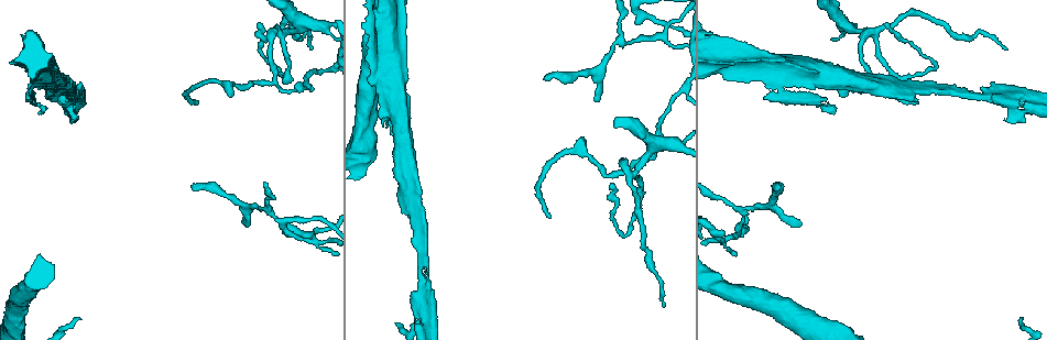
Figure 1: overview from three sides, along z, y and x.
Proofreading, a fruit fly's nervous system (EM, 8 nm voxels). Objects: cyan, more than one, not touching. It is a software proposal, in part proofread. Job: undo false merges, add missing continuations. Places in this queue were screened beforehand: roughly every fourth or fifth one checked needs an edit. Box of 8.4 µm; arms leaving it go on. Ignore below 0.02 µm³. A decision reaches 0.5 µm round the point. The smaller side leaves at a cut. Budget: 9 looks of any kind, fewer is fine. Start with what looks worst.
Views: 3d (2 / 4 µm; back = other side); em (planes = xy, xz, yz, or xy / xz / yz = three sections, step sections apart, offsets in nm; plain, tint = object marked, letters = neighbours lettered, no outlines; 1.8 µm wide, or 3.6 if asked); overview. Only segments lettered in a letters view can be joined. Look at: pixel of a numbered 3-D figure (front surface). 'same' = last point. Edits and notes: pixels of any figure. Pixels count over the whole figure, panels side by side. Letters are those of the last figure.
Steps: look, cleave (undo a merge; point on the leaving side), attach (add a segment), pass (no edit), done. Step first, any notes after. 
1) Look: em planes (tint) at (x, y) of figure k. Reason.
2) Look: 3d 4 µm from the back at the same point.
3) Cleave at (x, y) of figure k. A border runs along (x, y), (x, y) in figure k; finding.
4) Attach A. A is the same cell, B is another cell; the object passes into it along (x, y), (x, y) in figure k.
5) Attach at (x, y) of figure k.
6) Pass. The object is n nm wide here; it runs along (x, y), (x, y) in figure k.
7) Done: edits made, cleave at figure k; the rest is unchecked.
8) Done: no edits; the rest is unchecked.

Look: 3d 2 µm at (285, 31) of figure 1. Looks like a crossing.

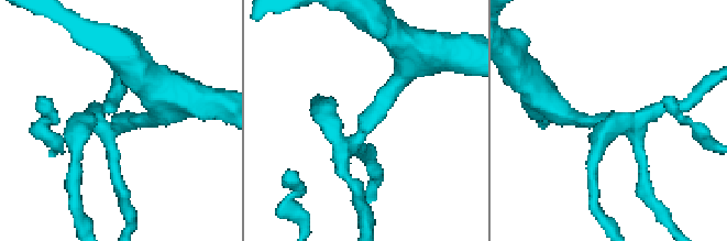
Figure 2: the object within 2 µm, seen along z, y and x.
Look: em planes (letters) at (619, 121) of figure 2. 4 arms meet here; need the tissue.

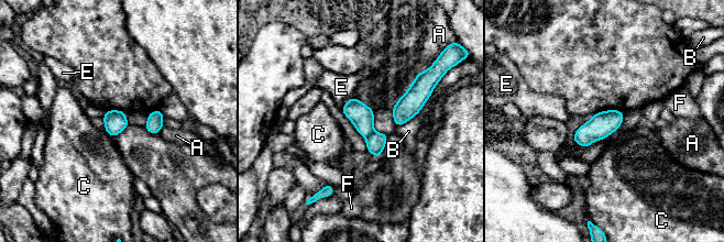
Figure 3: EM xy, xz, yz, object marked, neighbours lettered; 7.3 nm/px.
Cleave at (361, 116) of figure 3. A, B, C, E and F are other cells; a border runs along (373, 131), (365, 138) in figure 3; a second cell is stuck on.

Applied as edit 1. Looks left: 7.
Look: 3d 4 µm at (1004, 94) of figure 1. Arms part here.

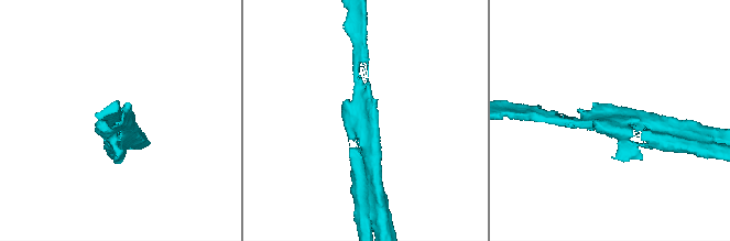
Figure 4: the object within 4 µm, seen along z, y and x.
Look: em planes (letters) at (607, 121) of figure 4. Now the EM.

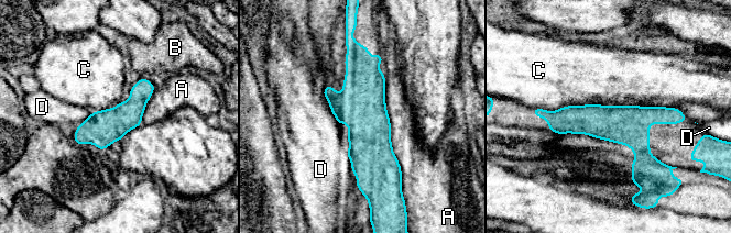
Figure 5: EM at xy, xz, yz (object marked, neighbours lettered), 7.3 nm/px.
Pass. A, B, C and D are other cells; it runs along (357, 51), (368, 120), (368, 182) in figure 5; one cell here.

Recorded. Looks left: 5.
Look: em planes (letters) at (666, 28) of figure 1. Four-way junction.

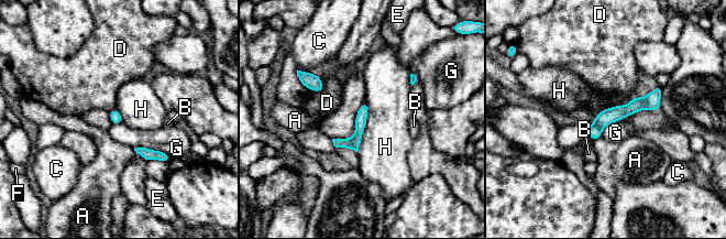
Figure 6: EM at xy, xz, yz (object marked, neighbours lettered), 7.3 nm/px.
Cleave at (615, 113) of figure 6. A, B, C, D, E, F, G and H are other cells; the part that leaves runs along (658, 89), (645, 104), (596, 122) in figure 6; a second cell is stuck on.

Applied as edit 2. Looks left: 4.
Look: overview. Redraw.

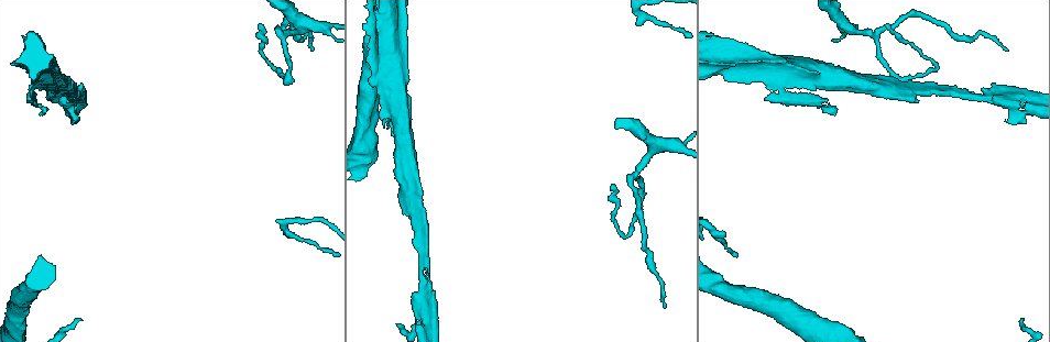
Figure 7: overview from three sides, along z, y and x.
Look: em 3.6 µm xz step 8 (tint) at (391, 134) of figure 7.

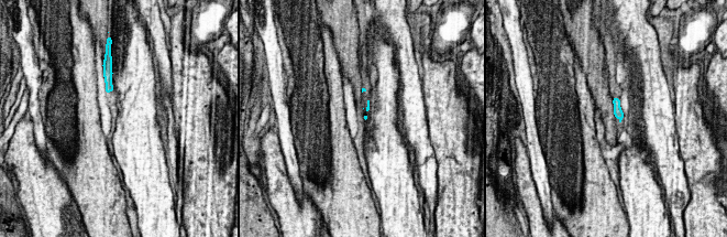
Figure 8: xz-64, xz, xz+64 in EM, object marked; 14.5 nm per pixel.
Look: em 3.6 µm planes (letters) at the same point.

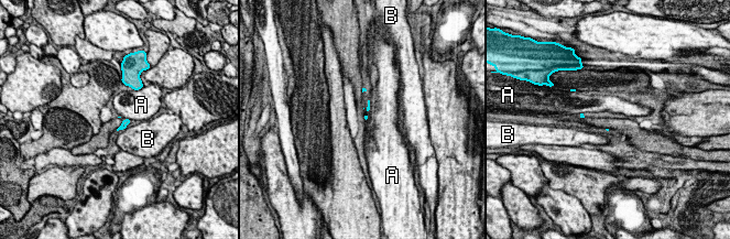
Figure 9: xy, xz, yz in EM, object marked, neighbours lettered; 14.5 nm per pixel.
Pass. A and B are other cells; a border runs along (141, 88), (133, 90) in figure 9; no lettered segment goes on from it.

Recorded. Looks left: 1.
Done: edits made, cleave at figure 3, cleave at figure 6; the rest is unchecked.

